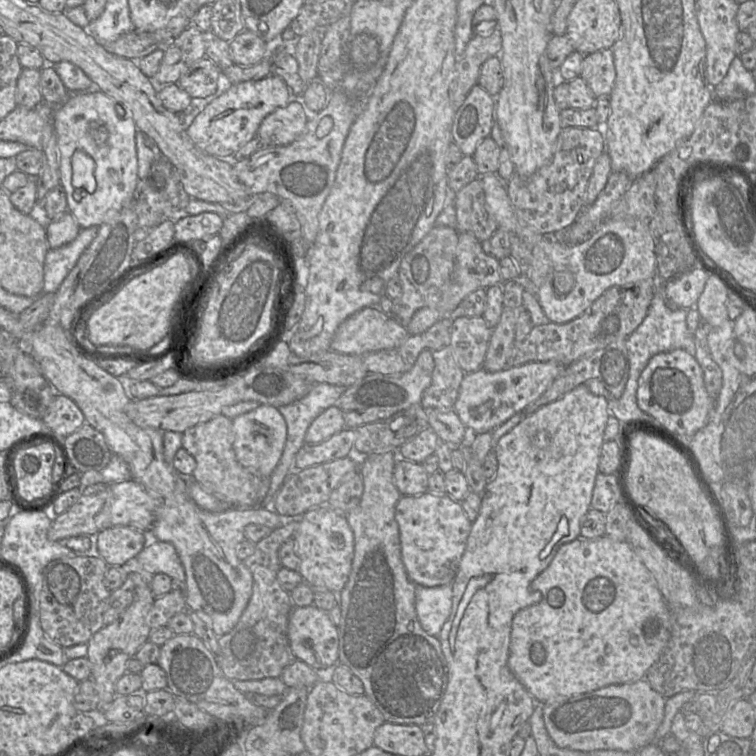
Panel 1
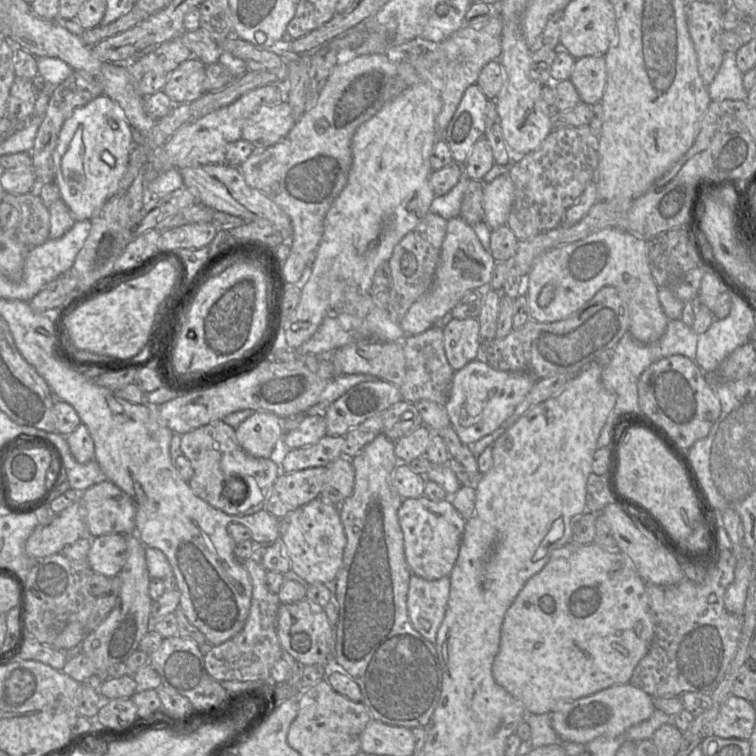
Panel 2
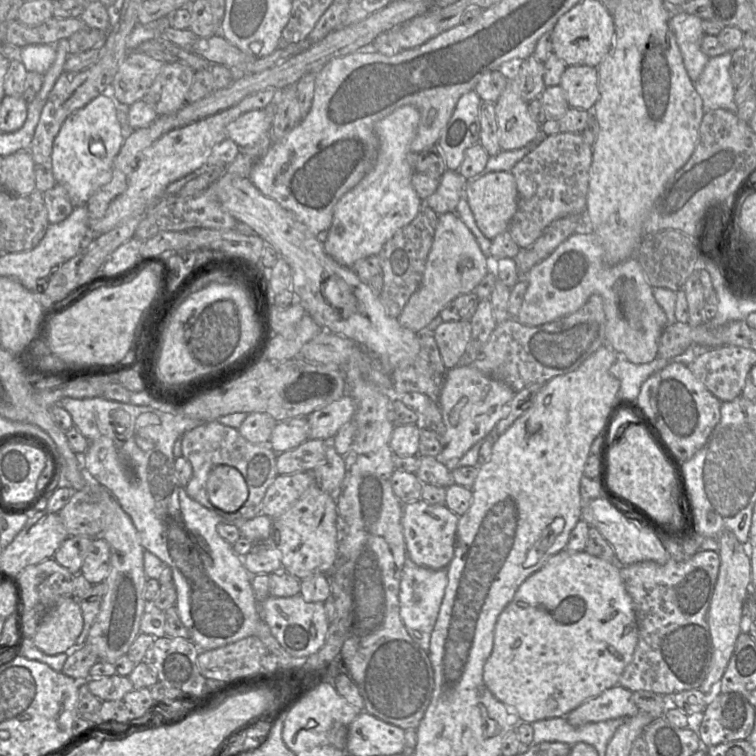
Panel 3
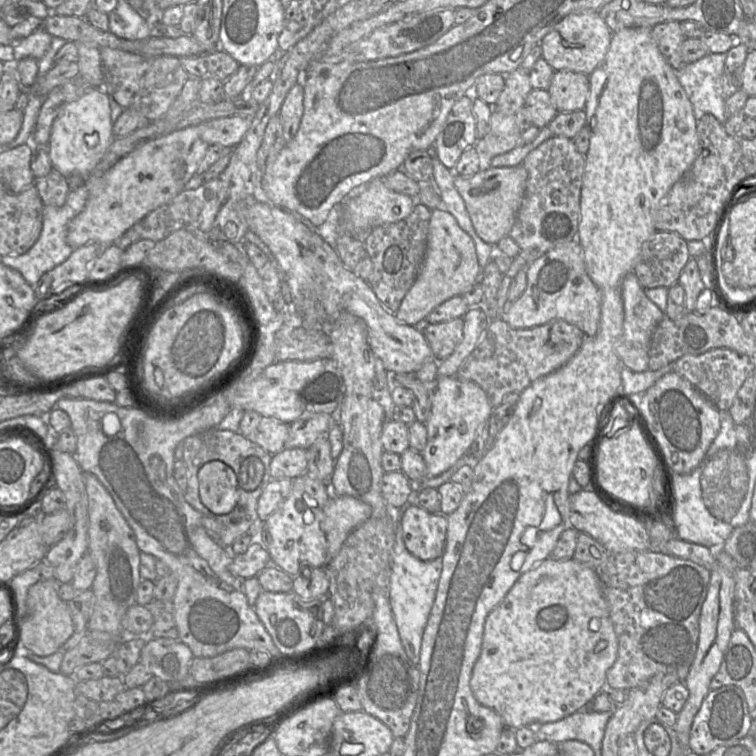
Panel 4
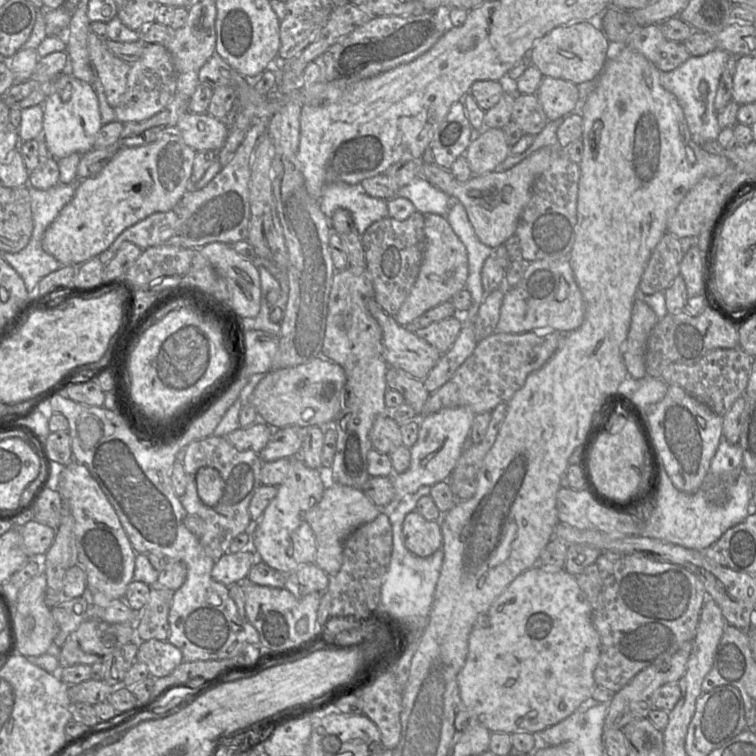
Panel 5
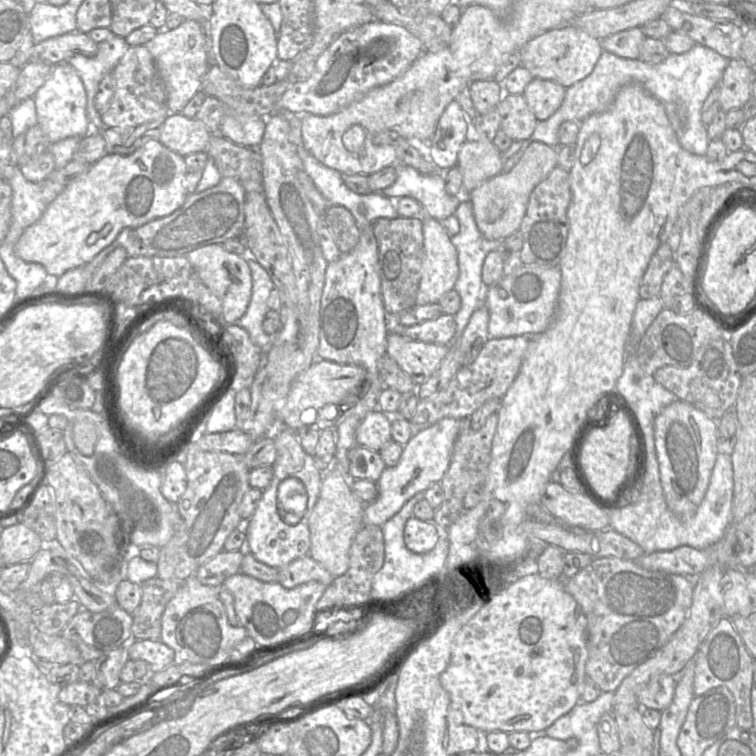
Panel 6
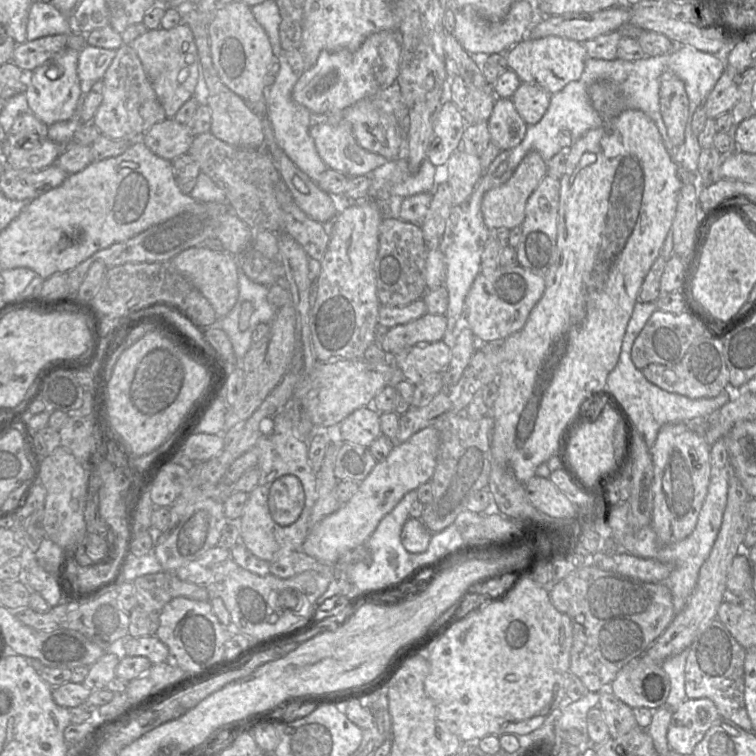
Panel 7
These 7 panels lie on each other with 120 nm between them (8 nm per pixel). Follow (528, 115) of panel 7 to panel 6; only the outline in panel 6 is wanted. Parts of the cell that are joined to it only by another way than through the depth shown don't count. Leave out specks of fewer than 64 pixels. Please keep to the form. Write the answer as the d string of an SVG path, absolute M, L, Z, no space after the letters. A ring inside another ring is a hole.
M534 78L525 88L523 97L538 121L551 117L561 106L566 88L551 81Z

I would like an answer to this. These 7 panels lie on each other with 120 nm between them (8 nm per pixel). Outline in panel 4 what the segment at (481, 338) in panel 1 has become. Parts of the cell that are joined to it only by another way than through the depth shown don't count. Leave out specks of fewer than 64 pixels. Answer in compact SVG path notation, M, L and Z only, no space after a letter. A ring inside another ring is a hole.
M454 318L446 322L429 324L423 331L437 361L447 358L463 338L464 319Z

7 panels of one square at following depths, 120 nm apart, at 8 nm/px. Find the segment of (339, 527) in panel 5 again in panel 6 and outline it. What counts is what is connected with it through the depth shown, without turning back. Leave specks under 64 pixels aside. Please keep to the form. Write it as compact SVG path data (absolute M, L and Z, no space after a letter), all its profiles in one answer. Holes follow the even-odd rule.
M334 456L333 460L330 463L330 468L328 469L328 471L323 473L323 480L320 487L319 498L309 518L309 530L311 540L309 556L317 563L319 563L324 569L326 569L334 578L342 576L348 570L350 547L353 538L355 537L357 532L364 526L363 515L365 504L363 504L352 493L351 480L356 479L349 479L347 474L339 468L338 462Z

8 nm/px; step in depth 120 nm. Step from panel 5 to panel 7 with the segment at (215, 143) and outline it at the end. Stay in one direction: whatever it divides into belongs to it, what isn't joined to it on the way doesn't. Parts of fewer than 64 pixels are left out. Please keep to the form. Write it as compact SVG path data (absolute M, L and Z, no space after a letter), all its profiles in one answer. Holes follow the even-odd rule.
M166 118L148 129L140 141L158 157L172 161L188 152L193 139L194 134L187 124Z

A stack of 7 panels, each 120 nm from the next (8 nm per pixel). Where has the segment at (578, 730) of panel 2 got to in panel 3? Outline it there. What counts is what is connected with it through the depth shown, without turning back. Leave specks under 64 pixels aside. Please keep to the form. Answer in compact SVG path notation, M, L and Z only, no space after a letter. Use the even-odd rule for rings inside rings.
M616 685L572 710L566 720L577 727L610 719L629 718L638 712L639 709L632 700L632 692Z

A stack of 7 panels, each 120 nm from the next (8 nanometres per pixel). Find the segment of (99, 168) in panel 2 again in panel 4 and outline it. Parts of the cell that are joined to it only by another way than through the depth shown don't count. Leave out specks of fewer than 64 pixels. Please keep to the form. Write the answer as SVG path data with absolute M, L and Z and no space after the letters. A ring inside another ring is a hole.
M90 87L79 99L68 103L53 121L47 144L52 167L66 178L71 175L88 176L115 138L108 94L103 89Z

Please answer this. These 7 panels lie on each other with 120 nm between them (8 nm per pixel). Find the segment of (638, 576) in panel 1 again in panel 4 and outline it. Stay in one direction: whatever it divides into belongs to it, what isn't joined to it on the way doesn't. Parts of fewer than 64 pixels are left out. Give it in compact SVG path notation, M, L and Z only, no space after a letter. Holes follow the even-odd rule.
M547 558L519 577L502 602L487 616L482 639L482 647L470 678L470 688L475 699L483 706L495 711L506 728L537 727L537 725L556 722L584 709L590 701L606 688L606 673L614 664L618 652L618 640L602 593L597 570L575 559L558 560Z

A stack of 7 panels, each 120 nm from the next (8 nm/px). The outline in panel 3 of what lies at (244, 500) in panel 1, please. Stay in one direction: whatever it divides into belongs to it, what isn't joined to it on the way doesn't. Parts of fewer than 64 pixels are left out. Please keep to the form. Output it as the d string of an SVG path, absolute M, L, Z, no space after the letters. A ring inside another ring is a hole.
M218 420L203 422L182 436L182 456L189 461L193 475L186 486L190 498L220 515L227 521L250 520L261 513L262 501L268 487L278 476L276 456L268 444L254 444L247 441L235 428L224 426ZM218 465L236 468L246 481L249 495L243 506L236 512L227 513L215 507L208 498L206 484L209 473Z

